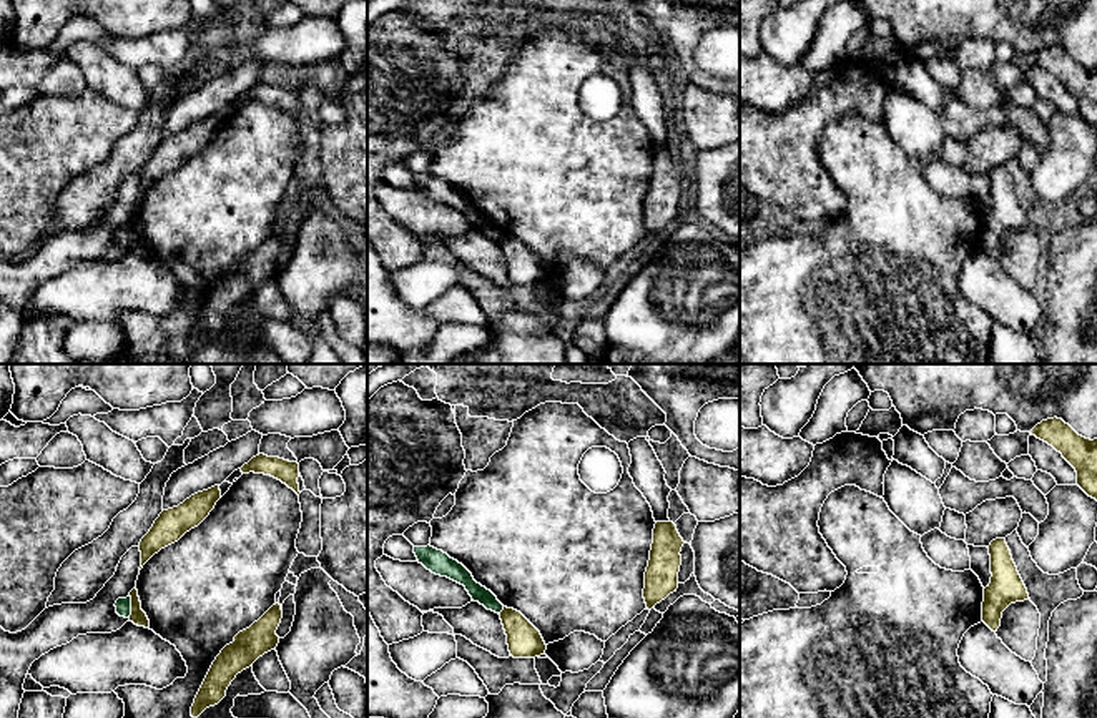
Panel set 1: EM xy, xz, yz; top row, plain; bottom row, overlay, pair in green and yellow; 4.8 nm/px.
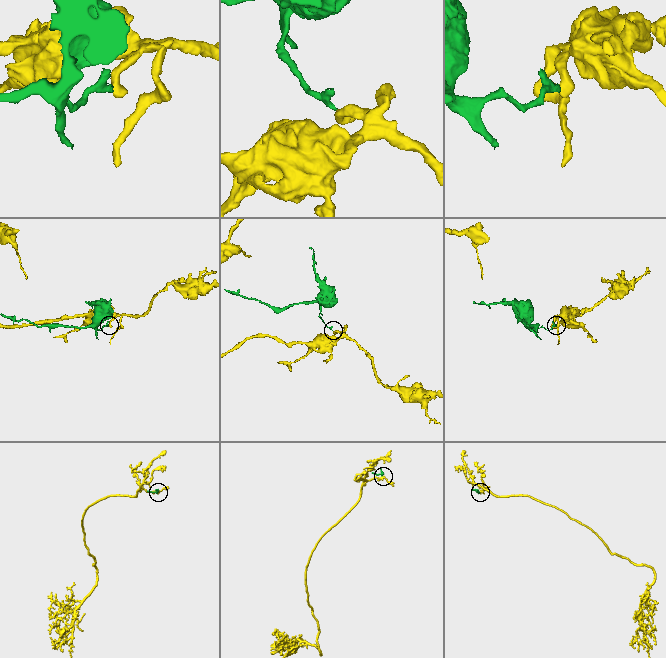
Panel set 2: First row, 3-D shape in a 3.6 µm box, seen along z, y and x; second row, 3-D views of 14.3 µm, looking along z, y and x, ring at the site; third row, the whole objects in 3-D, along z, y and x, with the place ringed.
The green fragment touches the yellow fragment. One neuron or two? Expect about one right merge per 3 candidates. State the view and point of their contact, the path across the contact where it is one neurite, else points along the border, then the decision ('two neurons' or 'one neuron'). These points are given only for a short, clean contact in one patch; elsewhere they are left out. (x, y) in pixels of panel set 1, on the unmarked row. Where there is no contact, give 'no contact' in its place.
contact xy (130, 235); border xy (130, 223), (128, 245); two neurons

